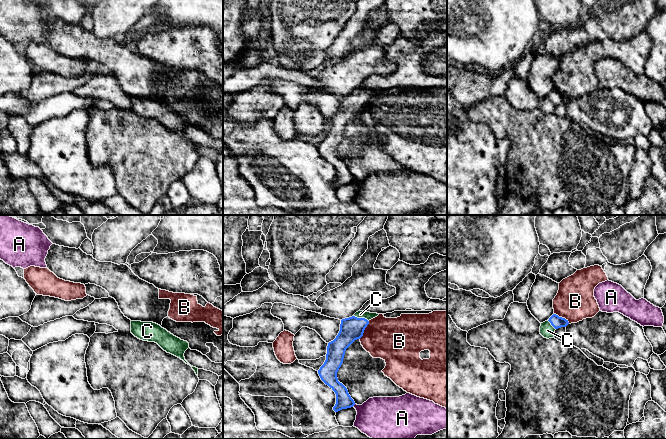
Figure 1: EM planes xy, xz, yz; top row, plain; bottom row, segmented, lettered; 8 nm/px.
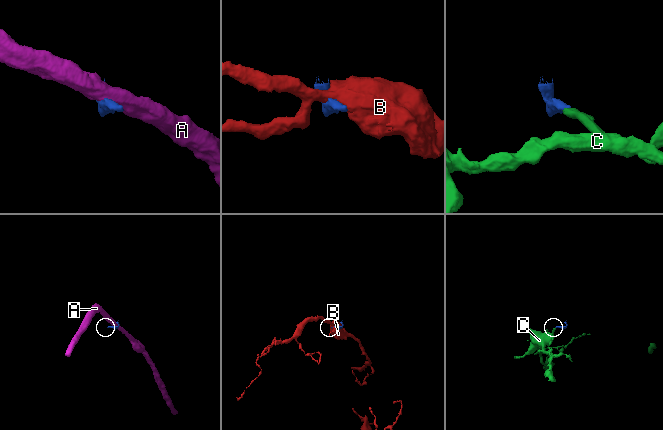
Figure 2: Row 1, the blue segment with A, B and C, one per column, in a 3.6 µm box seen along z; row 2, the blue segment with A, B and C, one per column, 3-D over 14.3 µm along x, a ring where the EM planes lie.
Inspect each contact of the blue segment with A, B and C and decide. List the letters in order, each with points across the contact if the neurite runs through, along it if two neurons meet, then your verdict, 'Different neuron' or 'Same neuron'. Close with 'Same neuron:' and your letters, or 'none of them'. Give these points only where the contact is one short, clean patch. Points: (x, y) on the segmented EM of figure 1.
A: Different neuron
B: Different neuron
C: Path across: xz (352, 328), (361, 318), (360, 314). Same neuron
Same neuron: C

